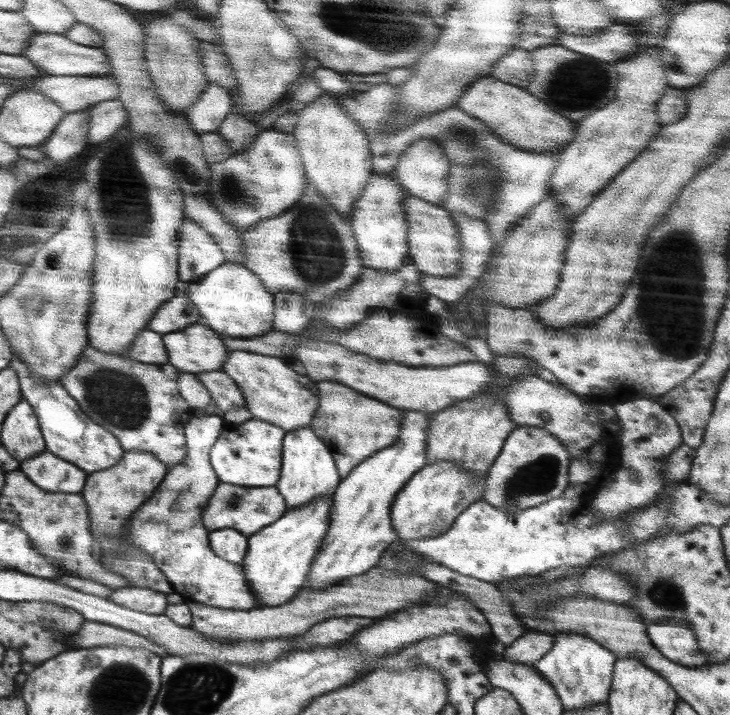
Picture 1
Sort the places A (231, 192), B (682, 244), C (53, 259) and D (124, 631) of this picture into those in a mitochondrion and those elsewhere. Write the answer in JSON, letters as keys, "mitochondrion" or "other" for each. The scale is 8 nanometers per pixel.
{"A":"mitochondrion","B":"mitochondrion","C":"mitochondrion","D":"other"}

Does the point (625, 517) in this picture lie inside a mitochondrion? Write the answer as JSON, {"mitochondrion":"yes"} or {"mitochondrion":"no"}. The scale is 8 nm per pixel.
{"mitochondrion":"no"}

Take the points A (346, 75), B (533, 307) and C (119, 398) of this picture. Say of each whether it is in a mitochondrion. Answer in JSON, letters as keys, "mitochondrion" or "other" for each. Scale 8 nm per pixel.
{"A":"other","B":"other","C":"mitochondrion"}

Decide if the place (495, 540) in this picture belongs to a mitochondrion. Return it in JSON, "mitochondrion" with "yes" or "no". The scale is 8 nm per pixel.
{"mitochondrion":"no"}

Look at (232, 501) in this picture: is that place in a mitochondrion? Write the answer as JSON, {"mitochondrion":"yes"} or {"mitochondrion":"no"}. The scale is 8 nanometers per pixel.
{"mitochondrion":"yes"}

